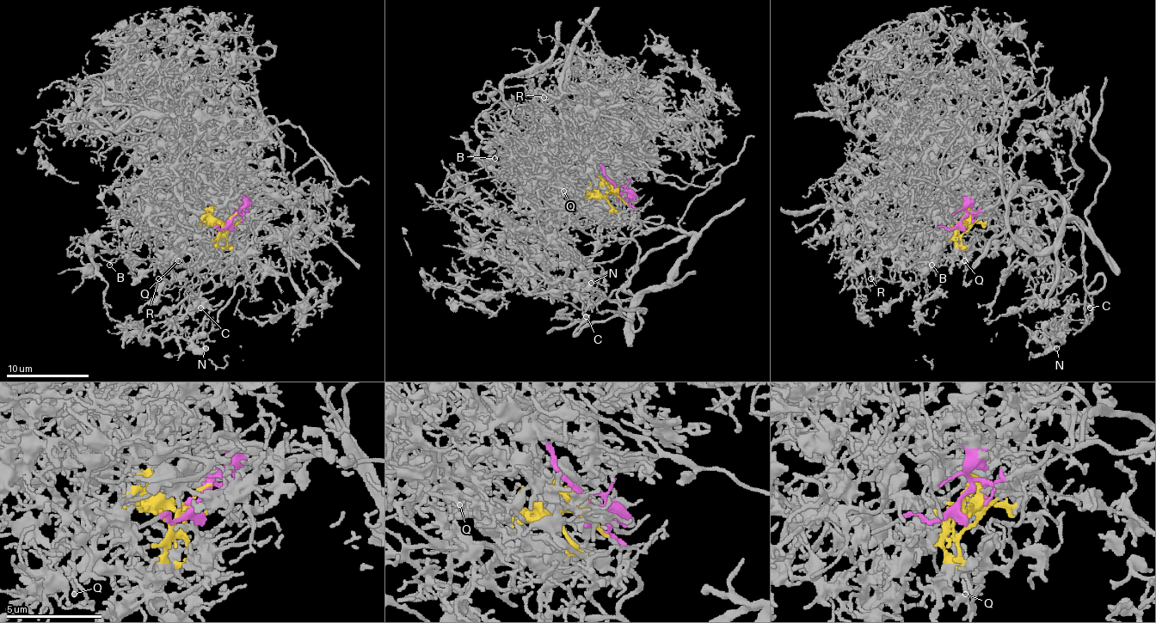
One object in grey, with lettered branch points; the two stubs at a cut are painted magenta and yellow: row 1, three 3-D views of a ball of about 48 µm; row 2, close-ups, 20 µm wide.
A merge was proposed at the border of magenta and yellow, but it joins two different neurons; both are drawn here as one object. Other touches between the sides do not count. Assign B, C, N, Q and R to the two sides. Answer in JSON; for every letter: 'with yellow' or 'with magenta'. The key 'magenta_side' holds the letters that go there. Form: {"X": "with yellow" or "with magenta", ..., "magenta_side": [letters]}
{"B": "with yellow", "C": "with magenta", "N": "with magenta", "Q": "with yellow", "R": "with yellow", "magenta_side": ["C", "N"]}

